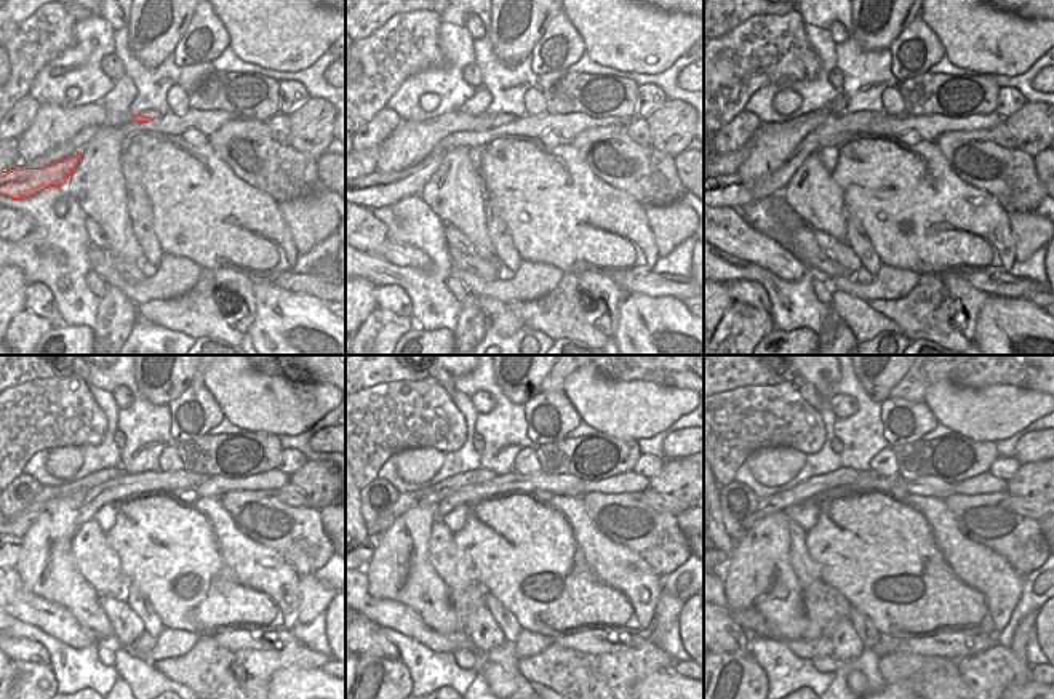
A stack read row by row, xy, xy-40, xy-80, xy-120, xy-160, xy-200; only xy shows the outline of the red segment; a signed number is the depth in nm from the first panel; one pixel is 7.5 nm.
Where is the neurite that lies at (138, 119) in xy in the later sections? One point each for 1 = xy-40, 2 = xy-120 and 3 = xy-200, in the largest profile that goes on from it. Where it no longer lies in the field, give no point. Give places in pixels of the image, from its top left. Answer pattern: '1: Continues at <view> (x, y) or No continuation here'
1: Continues at xy-40 (498, 119)
2: Continues at xy-120 (115, 490)
3: Continues at xy-200 (933, 487)

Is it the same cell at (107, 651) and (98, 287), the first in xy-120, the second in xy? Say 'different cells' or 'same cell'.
same cell

